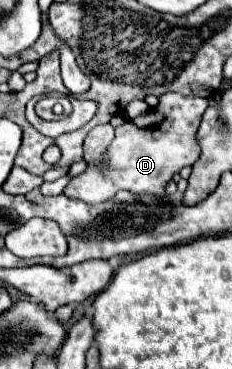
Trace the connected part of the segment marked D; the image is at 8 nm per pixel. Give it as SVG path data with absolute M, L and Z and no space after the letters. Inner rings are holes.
M177 92L163 94L157 108L115 128L115 140L107 152L107 166L103 170L87 166L81 176L67 184L63 194L87 204L103 204L103 200L111 200L111 196L119 190L165 196L165 186L173 180L173 176L183 166L199 160L199 144L195 134L207 106L209 102L205 98L187 98Z

